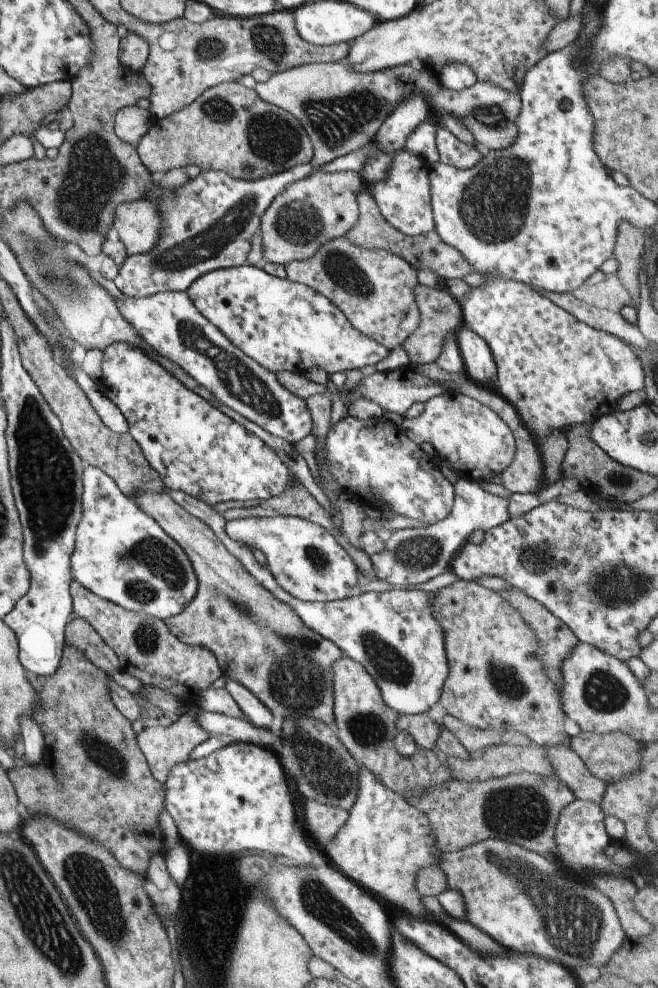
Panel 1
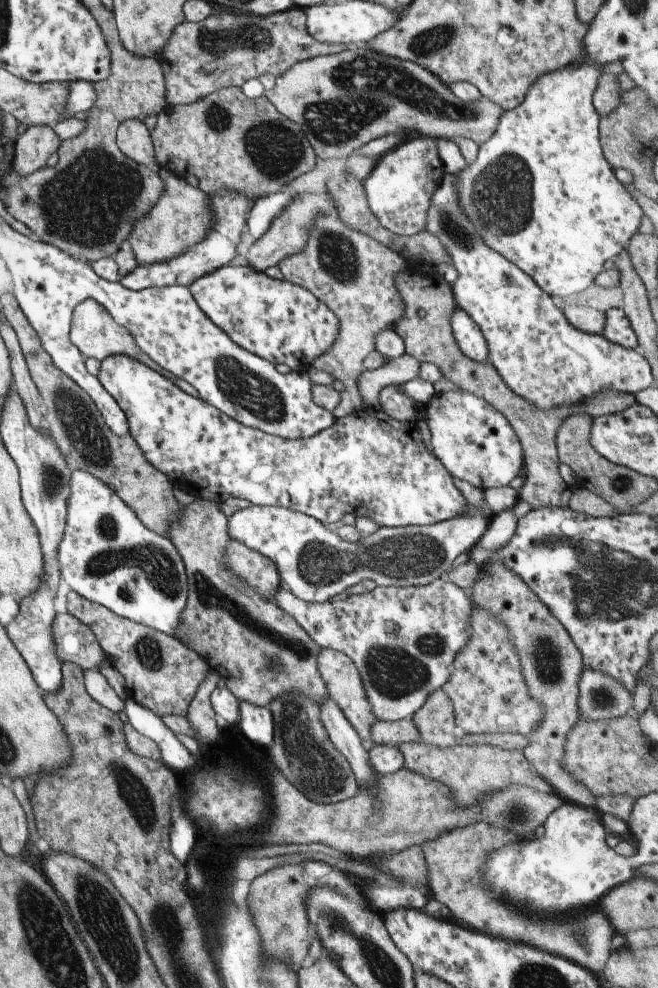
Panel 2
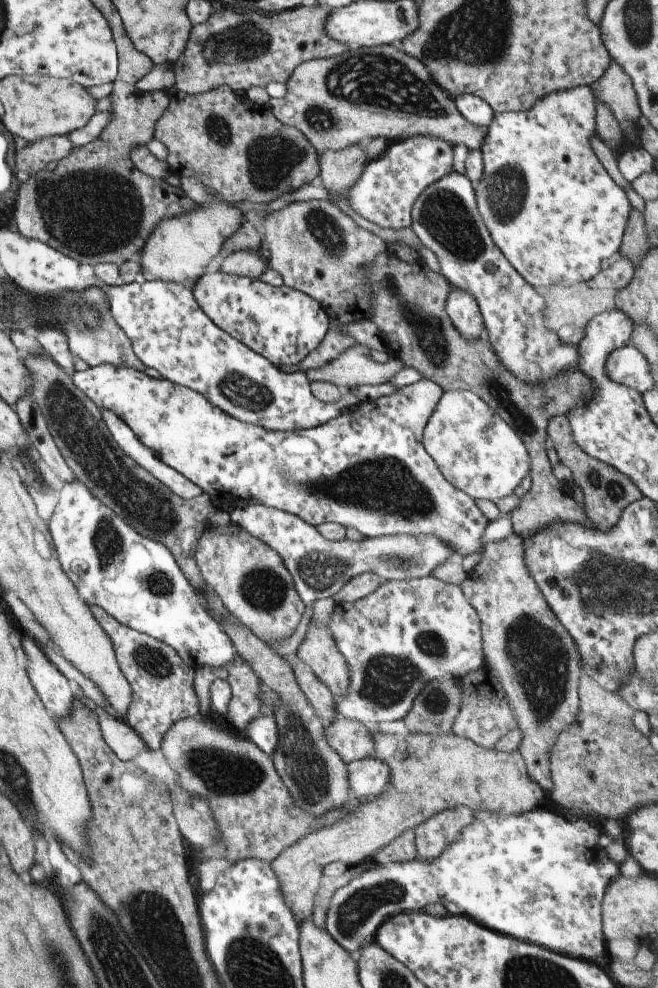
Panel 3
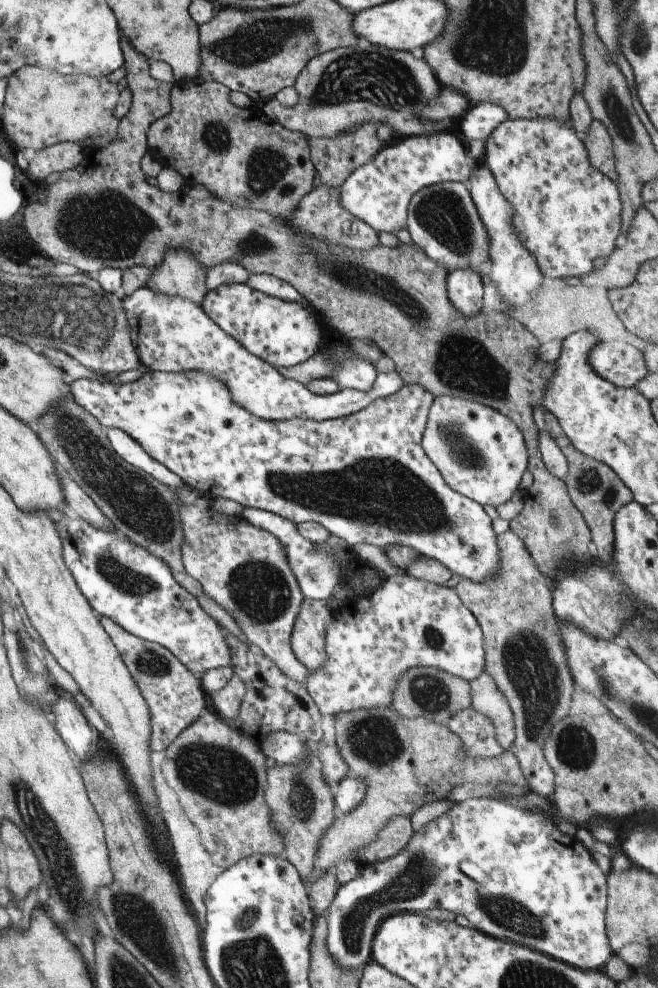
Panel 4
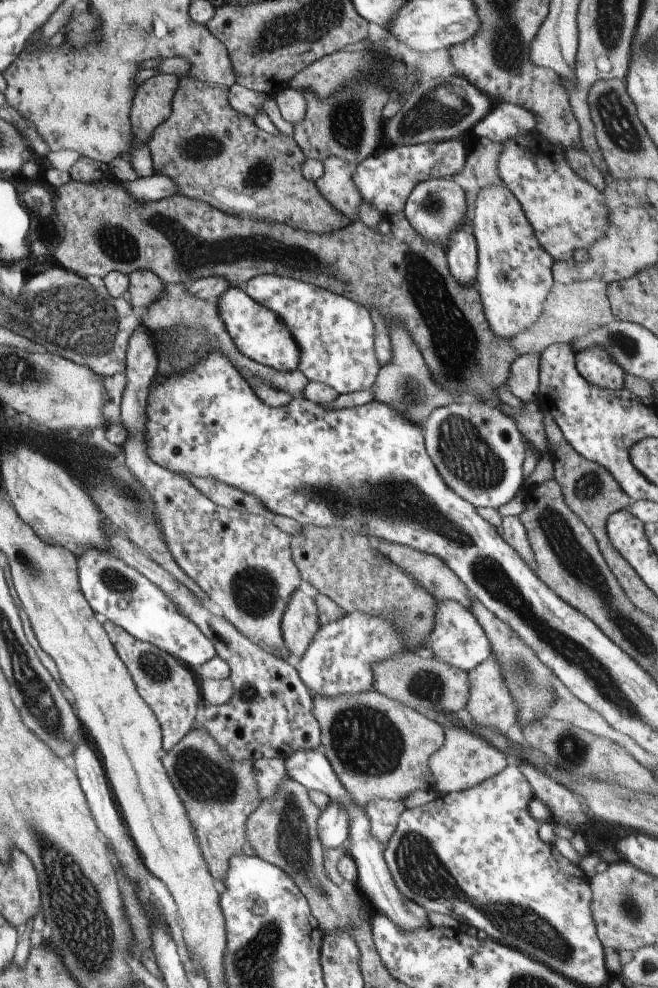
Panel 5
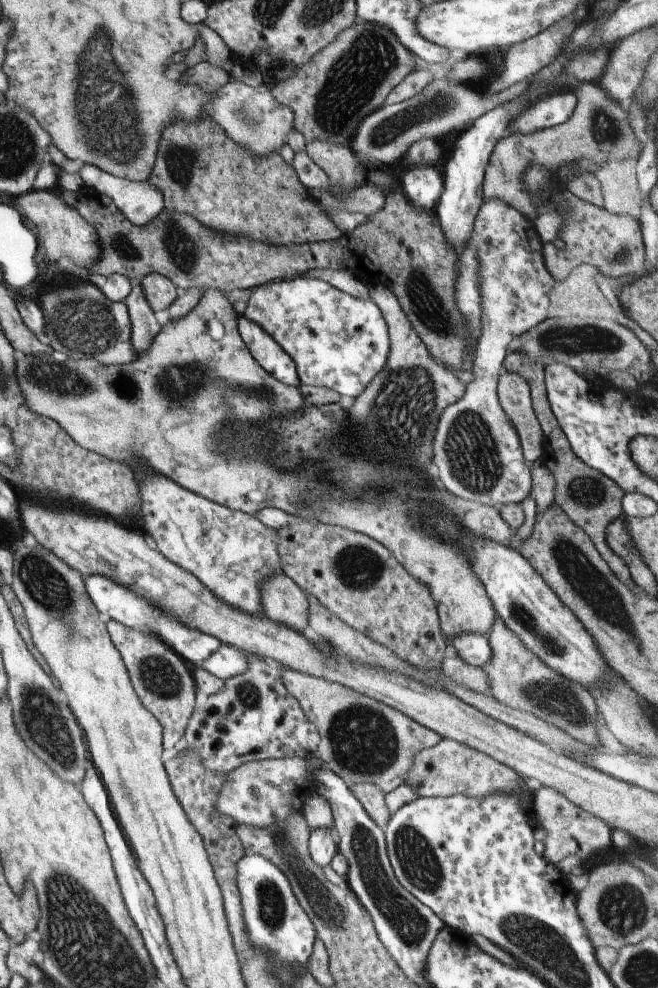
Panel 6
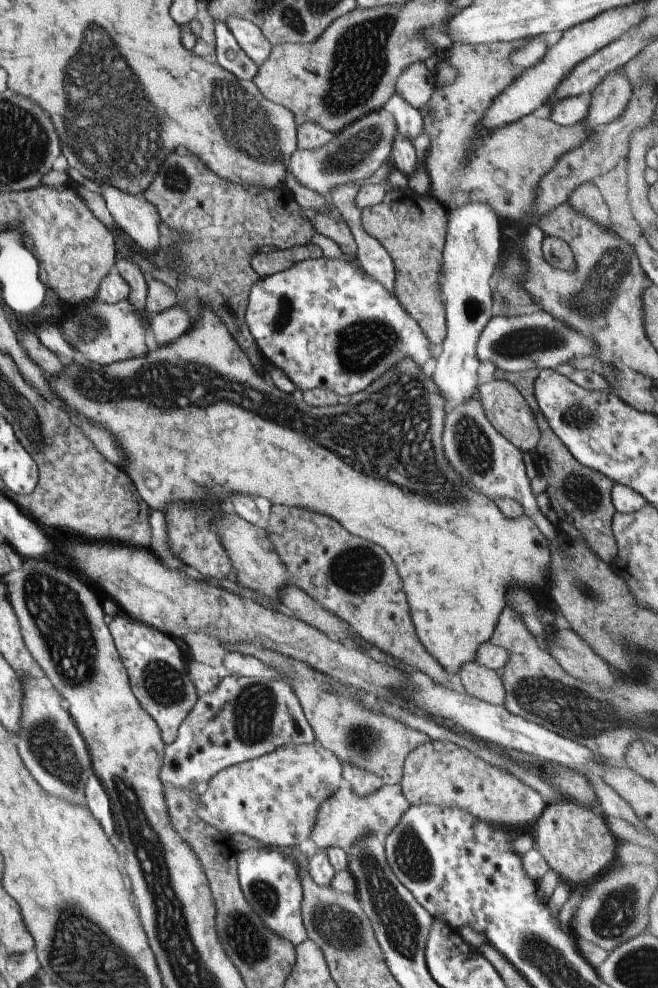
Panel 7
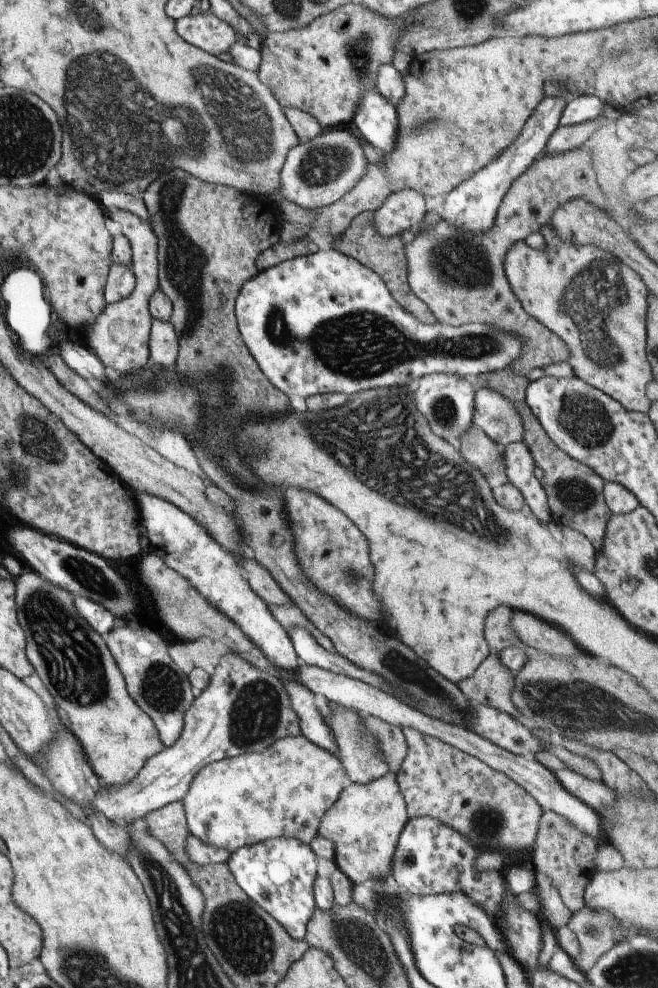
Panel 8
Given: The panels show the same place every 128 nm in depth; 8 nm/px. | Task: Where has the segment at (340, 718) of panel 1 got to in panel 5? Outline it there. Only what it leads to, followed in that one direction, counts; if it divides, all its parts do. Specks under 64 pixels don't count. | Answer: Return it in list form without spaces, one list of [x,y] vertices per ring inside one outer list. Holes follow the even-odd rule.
[[[296,589],[287,600],[280,619],[283,647],[293,660],[301,657],[320,625],[314,601]]]

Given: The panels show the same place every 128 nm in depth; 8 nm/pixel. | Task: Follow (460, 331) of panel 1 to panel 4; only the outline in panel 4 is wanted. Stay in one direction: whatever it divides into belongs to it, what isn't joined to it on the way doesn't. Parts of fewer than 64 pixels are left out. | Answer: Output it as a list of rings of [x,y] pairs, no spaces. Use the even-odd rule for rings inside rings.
[[[456,269],[446,279],[450,304],[460,314],[475,315],[481,309],[482,278],[474,269]]]

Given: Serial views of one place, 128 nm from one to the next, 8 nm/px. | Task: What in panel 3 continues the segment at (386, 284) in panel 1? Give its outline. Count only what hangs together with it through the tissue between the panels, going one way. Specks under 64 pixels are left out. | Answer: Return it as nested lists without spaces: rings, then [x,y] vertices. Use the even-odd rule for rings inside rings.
[[[328,200],[293,202],[261,220],[257,218],[255,224],[259,224],[265,234],[263,247],[267,250],[268,267],[277,271],[283,285],[310,296],[327,314],[328,329],[323,340],[299,362],[299,368],[302,371],[319,368],[359,344],[353,336],[347,336],[343,328],[369,318],[369,284],[363,276],[363,268],[371,264],[377,254],[388,251],[386,243],[357,226]]]

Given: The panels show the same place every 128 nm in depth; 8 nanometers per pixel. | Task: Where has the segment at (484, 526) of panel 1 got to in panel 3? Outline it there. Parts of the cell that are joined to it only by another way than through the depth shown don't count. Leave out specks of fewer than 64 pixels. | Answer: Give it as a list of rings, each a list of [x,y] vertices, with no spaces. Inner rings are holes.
[[[243,504],[228,512],[231,524],[241,526],[249,536],[269,546],[289,572],[301,604],[332,597],[348,580],[360,574],[377,574],[383,581],[415,580],[431,577],[435,566],[453,555],[441,540],[429,534],[391,534],[391,536],[362,537],[351,541],[327,540],[301,518],[277,508],[261,504]]]

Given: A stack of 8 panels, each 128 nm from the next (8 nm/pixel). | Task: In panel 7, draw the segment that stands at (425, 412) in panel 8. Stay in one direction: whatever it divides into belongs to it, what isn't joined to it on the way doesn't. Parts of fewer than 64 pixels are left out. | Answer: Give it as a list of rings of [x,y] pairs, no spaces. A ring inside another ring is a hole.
[[[473,200],[461,206],[445,209],[446,234],[442,248],[439,284],[443,298],[446,336],[435,356],[435,368],[428,378],[436,387],[438,396],[444,401],[443,412],[463,405],[476,394],[479,382],[478,363],[474,356],[478,335],[492,318],[493,296],[487,281],[498,262],[502,248],[502,220],[485,202]]]

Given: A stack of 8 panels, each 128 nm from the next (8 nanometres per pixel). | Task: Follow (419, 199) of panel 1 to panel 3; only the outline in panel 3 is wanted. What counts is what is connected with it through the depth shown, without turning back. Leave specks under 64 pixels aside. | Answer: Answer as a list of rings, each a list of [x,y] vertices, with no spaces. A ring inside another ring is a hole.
[[[417,135],[387,143],[383,152],[364,165],[355,184],[345,192],[347,206],[361,218],[383,228],[400,231],[411,226],[411,207],[419,194],[436,180],[454,172],[451,145],[440,138]]]

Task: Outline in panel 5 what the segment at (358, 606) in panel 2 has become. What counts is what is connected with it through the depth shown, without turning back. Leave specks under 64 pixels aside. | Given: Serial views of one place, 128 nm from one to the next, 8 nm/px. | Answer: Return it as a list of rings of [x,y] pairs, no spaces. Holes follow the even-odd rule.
[[[454,601],[436,602],[434,628],[428,642],[418,651],[422,655],[432,656],[437,661],[467,672],[484,662],[492,652],[481,626],[475,621],[471,612],[457,605]],[[350,613],[340,620],[321,625],[313,634],[305,653],[293,660],[293,668],[311,695],[333,697],[372,690],[370,666],[395,653],[409,653],[400,642],[396,629],[382,617]]]

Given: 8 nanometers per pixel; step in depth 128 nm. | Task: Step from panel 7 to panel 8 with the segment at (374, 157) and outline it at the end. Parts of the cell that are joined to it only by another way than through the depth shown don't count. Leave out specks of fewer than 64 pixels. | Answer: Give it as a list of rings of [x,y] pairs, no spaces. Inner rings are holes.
[[[346,126],[322,130],[317,137],[311,138],[305,143],[299,143],[298,146],[288,151],[278,173],[278,187],[263,198],[267,202],[269,200],[275,202],[279,208],[286,201],[305,211],[321,209],[323,206],[335,203],[339,198],[342,198],[345,190],[360,180],[366,172],[365,162],[361,146],[353,136],[348,134]]]

